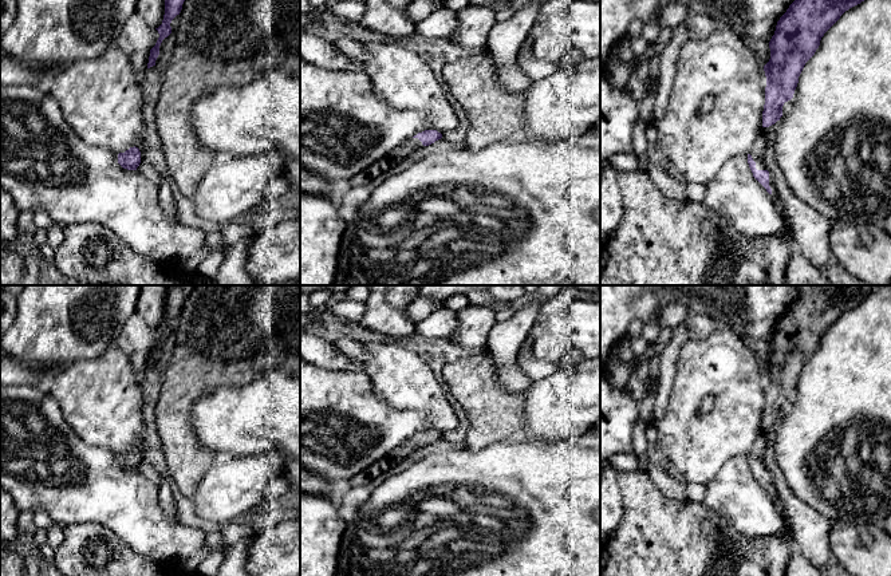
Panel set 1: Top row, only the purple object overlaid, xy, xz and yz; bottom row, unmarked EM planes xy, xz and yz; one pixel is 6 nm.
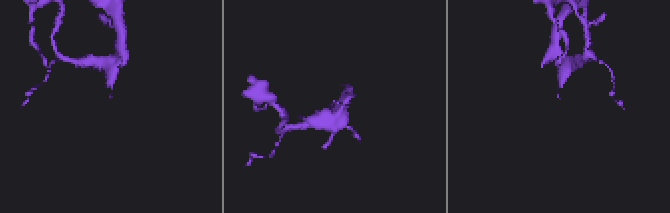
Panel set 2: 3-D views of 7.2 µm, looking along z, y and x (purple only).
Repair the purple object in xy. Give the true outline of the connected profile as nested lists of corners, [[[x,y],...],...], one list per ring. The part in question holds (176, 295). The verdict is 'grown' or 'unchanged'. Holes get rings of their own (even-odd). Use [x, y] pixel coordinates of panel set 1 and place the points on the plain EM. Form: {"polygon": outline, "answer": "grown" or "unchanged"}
{"polygon": [[[167,285],[166,299],[165,299],[165,315],[162,324],[155,328],[159,338],[155,346],[150,350],[147,368],[155,366],[155,360],[159,355],[159,346],[165,338],[172,334],[170,323],[180,315],[185,299],[192,293],[196,285]]], "answer": "unchanged"}

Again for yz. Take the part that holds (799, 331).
{"polygon": [[[796,285],[797,299],[780,317],[769,342],[770,359],[764,366],[766,376],[762,429],[748,454],[753,477],[766,489],[782,517],[786,509],[777,496],[766,470],[768,427],[782,417],[782,406],[793,398],[805,363],[815,355],[824,334],[849,308],[864,301],[880,285]]], "answer": "grown"}

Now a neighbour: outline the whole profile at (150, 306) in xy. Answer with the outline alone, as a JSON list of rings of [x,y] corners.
[[[139,285],[137,312],[153,330],[162,324],[166,291],[167,285]]]

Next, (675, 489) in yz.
[[[650,465],[648,477],[659,492],[675,501],[686,501],[686,481],[677,480],[659,466]]]

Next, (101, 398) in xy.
[[[121,347],[107,348],[95,359],[74,363],[56,372],[46,388],[84,443],[105,447],[117,454],[135,446],[141,451],[141,462],[145,462],[146,429],[142,387],[133,371],[130,356],[131,352],[125,352]]]

